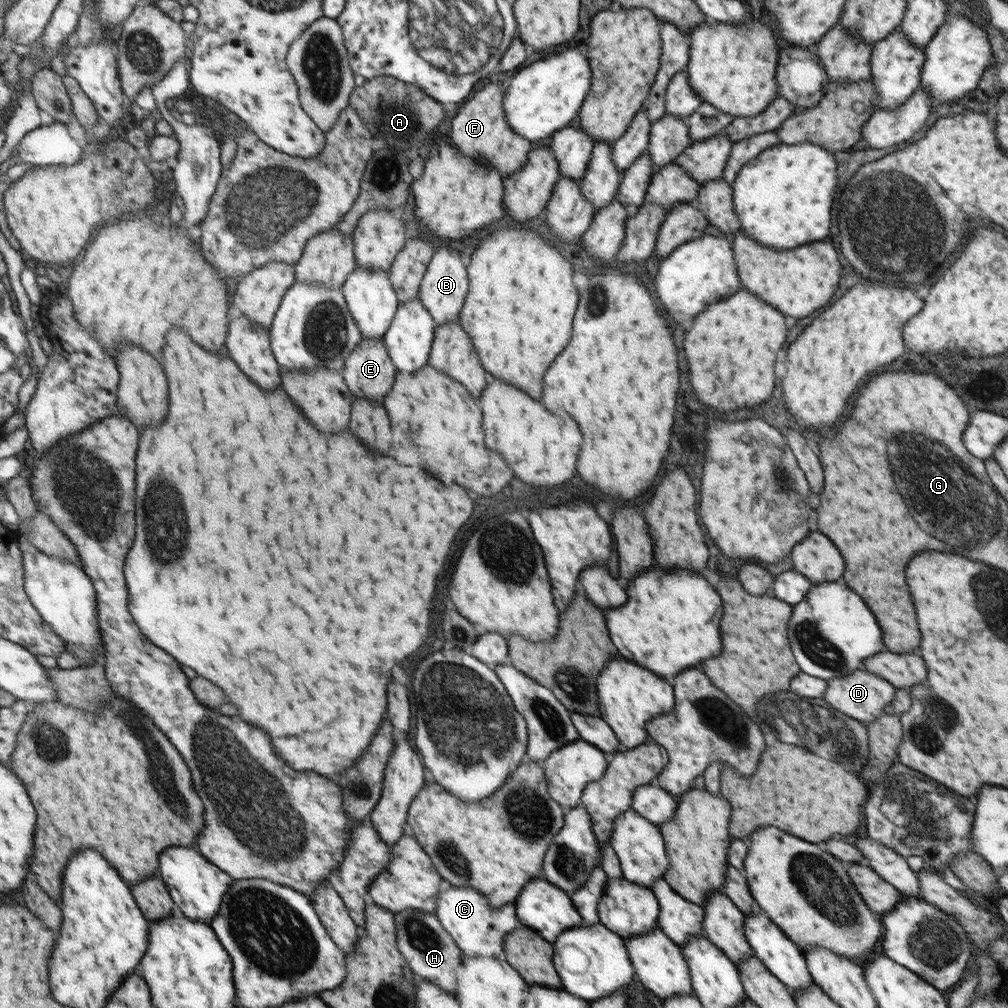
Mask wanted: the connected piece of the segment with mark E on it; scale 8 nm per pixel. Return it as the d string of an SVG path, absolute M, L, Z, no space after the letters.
M363 339L347 358L343 372L355 396L384 398L394 392L398 370L383 339Z

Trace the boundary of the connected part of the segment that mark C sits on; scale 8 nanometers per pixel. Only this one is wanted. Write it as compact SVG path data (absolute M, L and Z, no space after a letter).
M449 885L442 889L438 896L438 908L434 913L463 954L469 957L503 957L503 944L507 934L523 926L519 921L517 908L512 903L493 907L486 895L480 894L474 887L462 885Z

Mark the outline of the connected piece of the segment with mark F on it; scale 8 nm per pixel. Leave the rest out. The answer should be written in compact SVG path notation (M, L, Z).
M492 82L476 90L476 96L472 94L448 124L449 130L452 130L452 140L456 142L454 146L460 146L460 152L500 171L503 178L526 164L532 146L530 139L517 133L505 119L505 89L506 86L500 82Z

